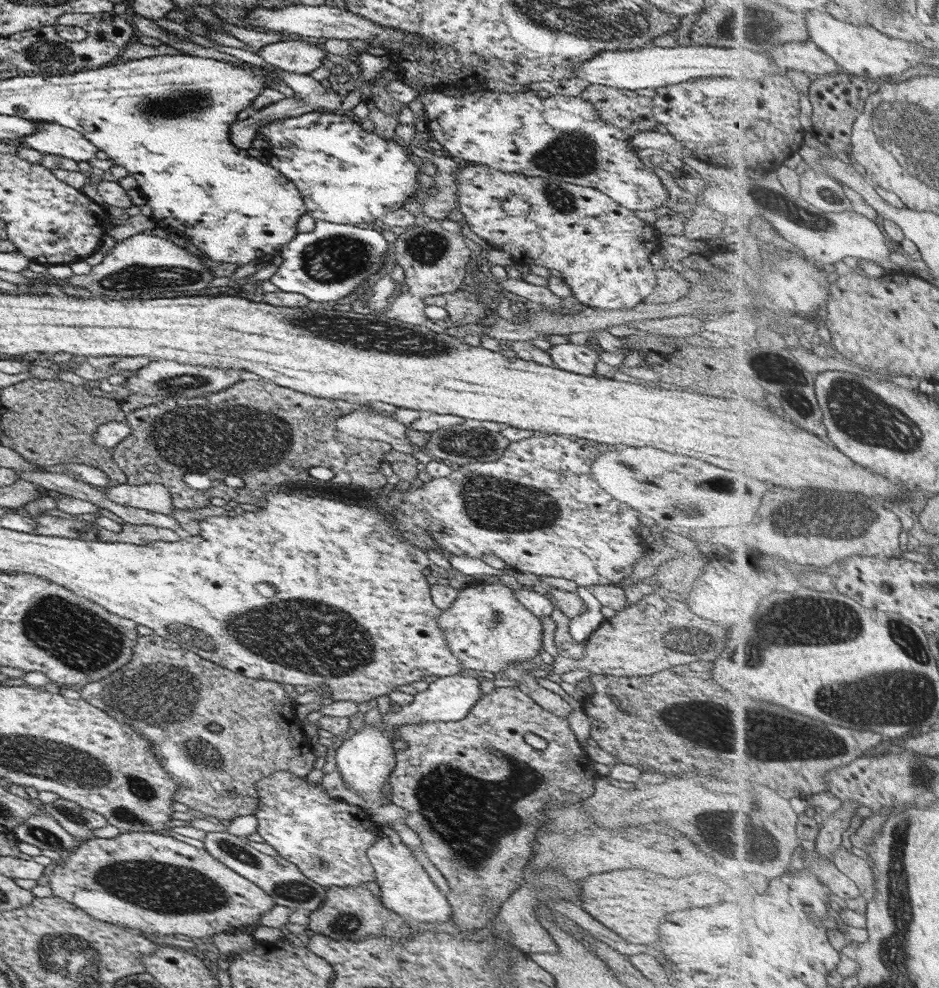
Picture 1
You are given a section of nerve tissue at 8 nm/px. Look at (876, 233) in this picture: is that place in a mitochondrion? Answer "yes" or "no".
no

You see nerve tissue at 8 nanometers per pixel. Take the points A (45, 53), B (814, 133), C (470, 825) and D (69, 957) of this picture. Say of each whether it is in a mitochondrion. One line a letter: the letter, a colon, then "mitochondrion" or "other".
A: mitochondrion
B: other
C: mitochondrion
D: mitochondrion

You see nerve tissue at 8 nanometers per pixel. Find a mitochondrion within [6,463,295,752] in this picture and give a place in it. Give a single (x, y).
(79, 639)

